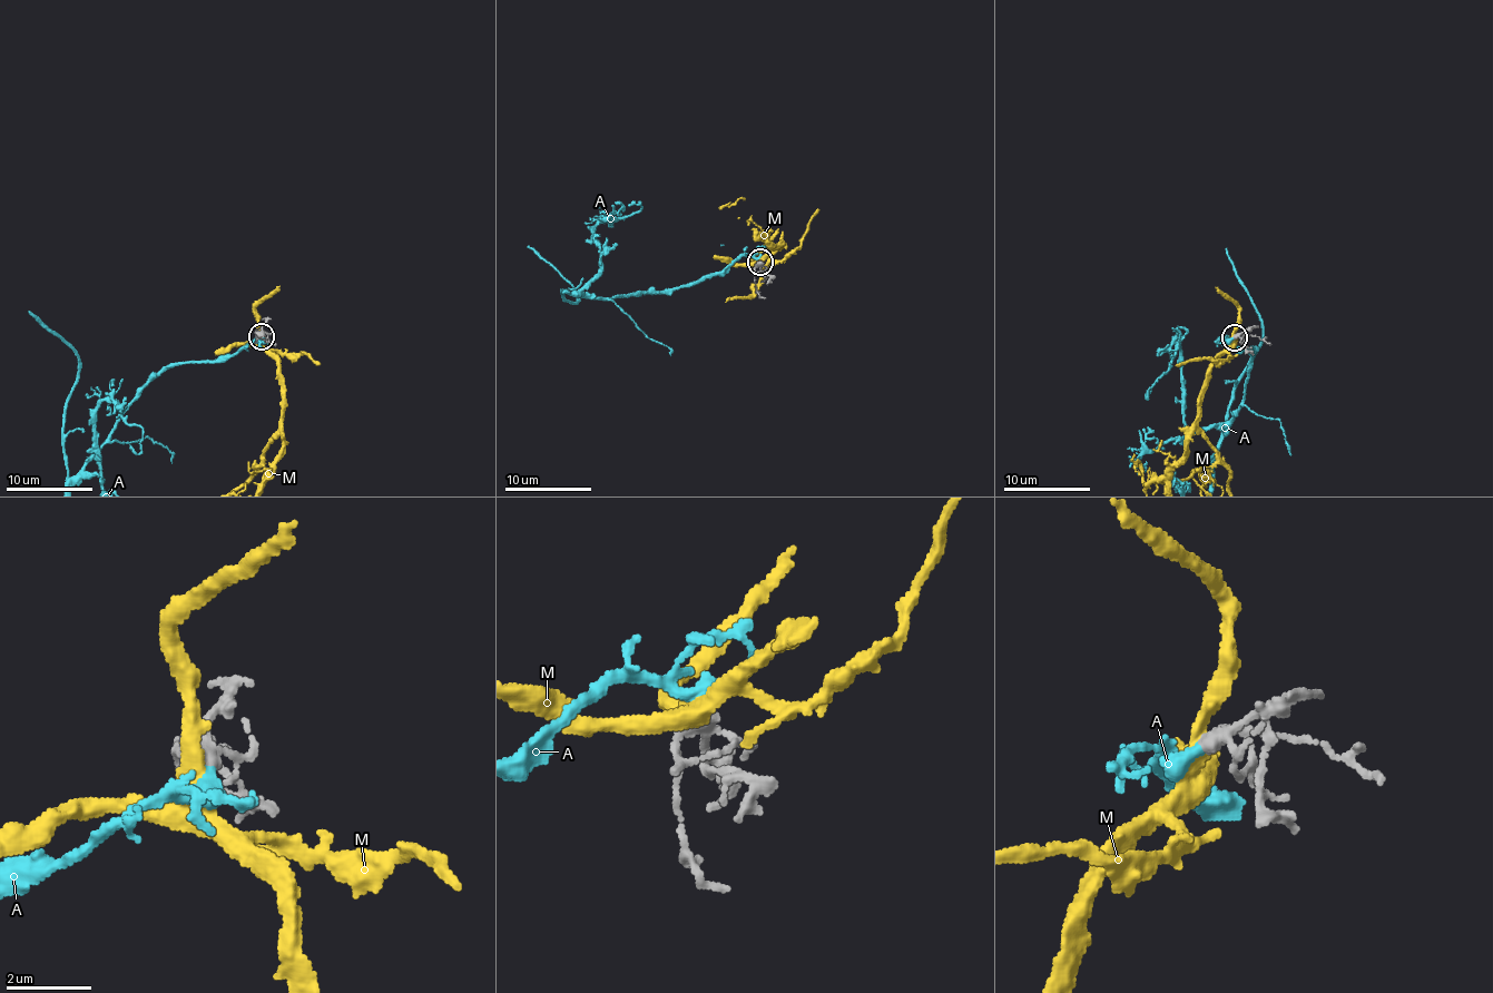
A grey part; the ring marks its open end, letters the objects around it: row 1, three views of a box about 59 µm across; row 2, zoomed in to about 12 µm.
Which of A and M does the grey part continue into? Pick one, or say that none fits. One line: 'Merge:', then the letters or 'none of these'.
Merge: A

